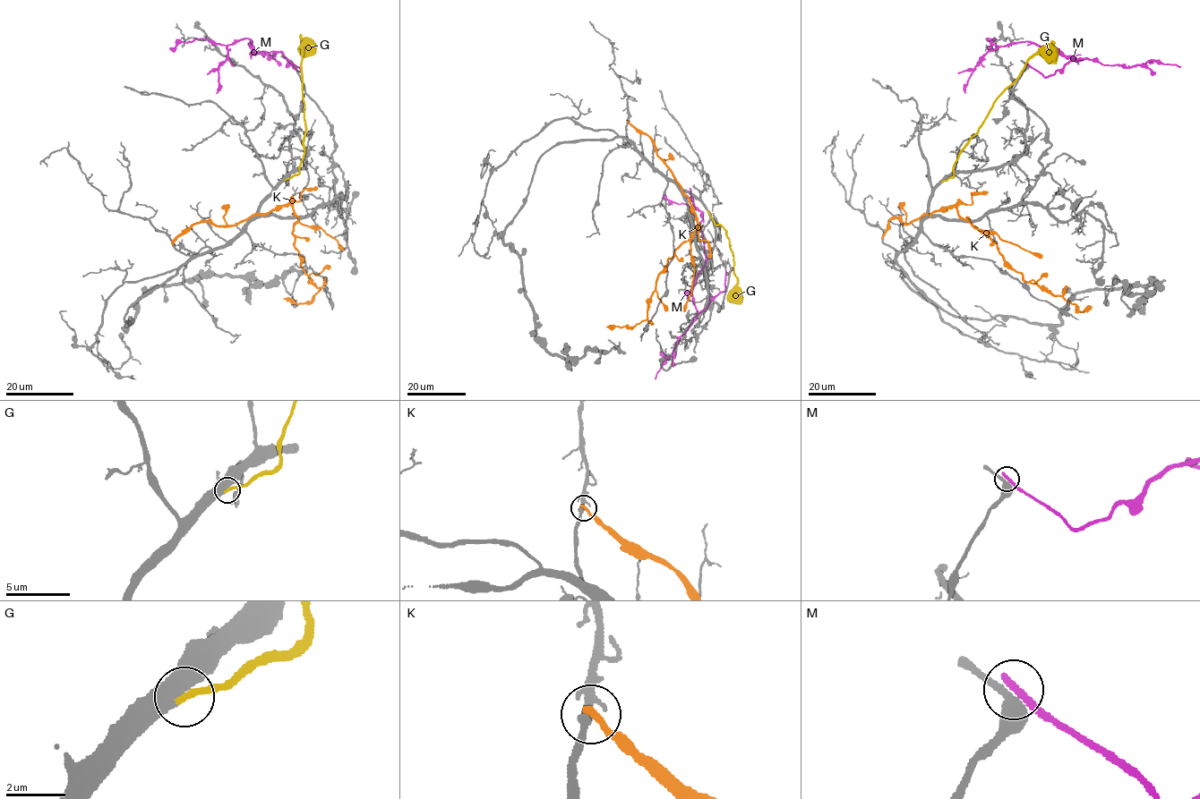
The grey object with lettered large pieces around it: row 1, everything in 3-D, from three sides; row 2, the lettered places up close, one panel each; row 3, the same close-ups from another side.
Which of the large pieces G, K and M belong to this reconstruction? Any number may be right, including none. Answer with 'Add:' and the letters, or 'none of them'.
Add: G

